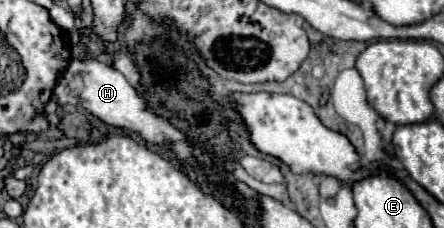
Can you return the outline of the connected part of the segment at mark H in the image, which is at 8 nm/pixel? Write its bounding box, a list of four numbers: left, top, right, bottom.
[52,57,198,161]

